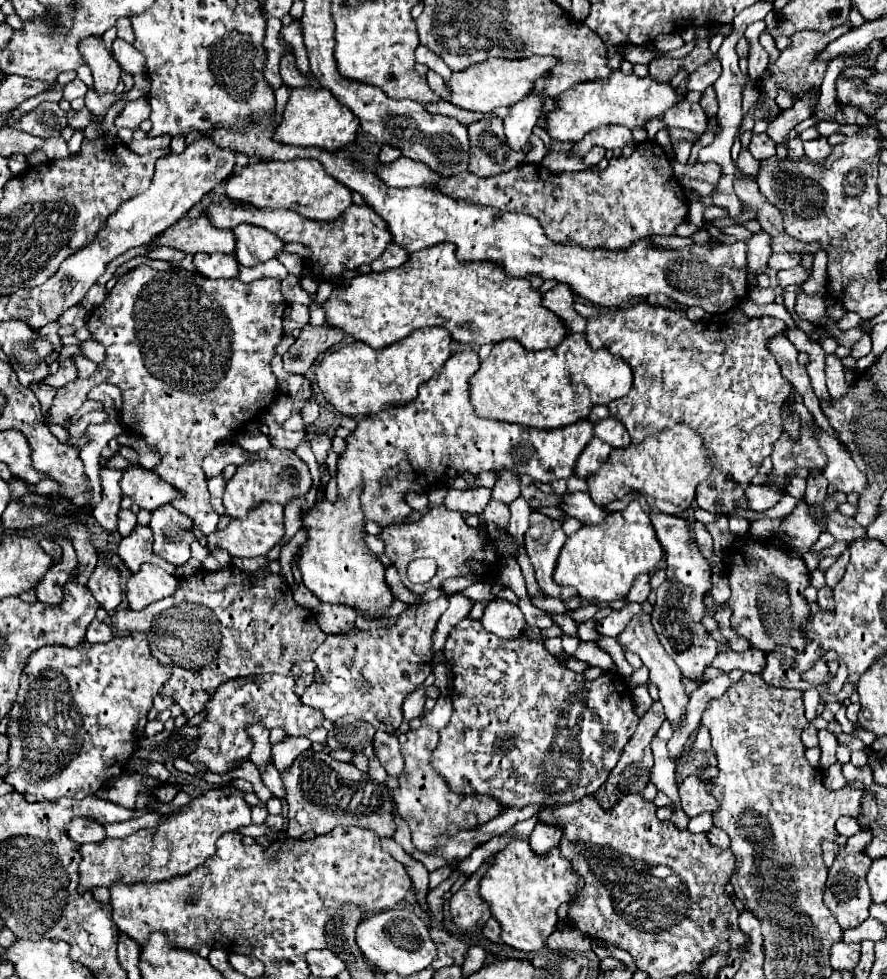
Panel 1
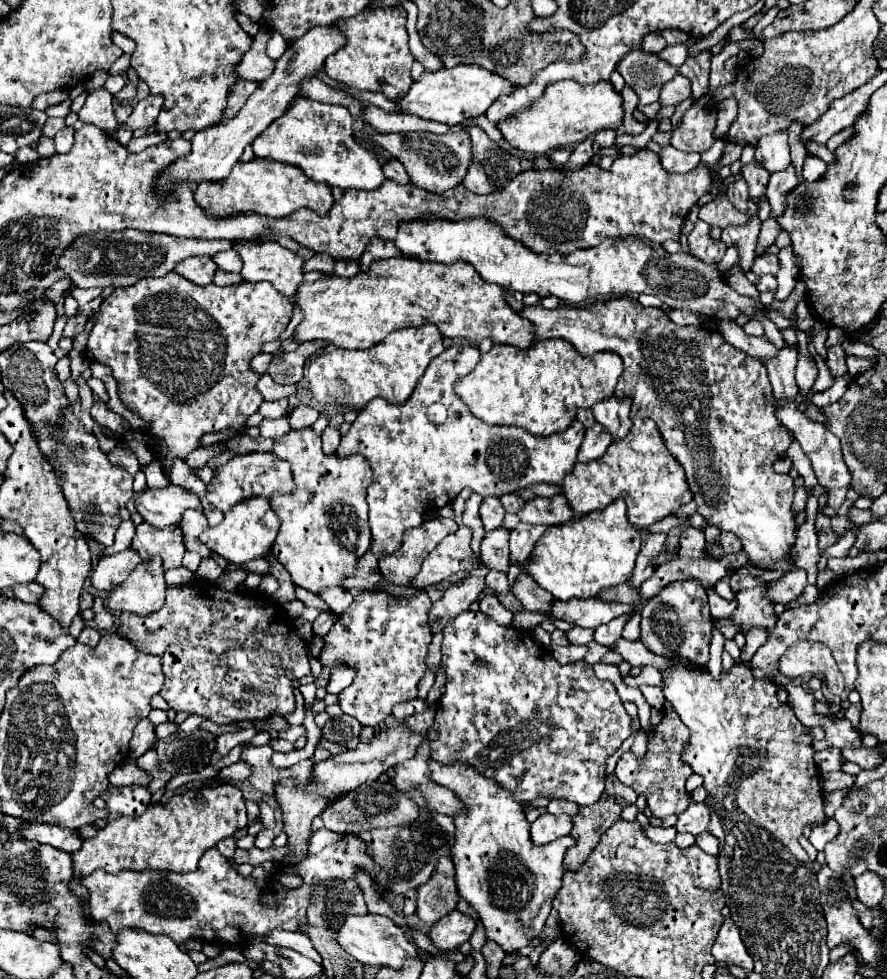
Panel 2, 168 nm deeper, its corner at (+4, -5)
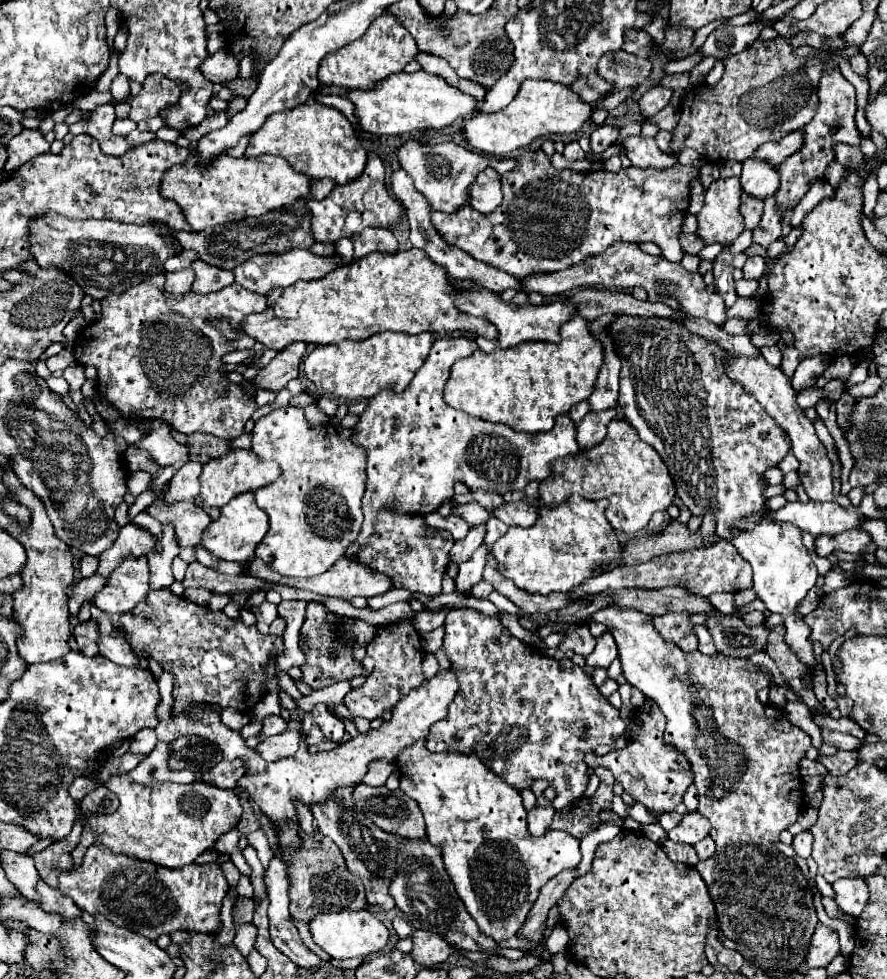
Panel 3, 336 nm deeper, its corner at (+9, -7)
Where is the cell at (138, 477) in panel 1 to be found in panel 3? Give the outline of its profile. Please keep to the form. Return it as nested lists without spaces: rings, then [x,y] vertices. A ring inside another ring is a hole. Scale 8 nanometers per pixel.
[[[161,500],[161,506],[151,506],[149,512],[159,522],[171,522],[175,526],[175,534],[179,538],[179,558],[185,562],[195,562],[195,548],[201,546],[201,534],[211,524],[211,518],[189,502],[177,502],[177,504],[165,504]]]

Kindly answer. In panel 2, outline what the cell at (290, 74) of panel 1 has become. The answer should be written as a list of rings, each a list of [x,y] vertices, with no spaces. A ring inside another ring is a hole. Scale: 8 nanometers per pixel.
[[[260,30],[254,38],[252,48],[242,56],[236,74],[242,80],[266,80],[274,72],[274,60],[266,54],[266,44],[270,40],[268,30]]]

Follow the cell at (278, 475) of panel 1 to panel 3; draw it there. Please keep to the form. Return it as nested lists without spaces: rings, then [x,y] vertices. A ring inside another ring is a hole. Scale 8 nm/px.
[[[231,450],[225,456],[219,456],[217,460],[209,460],[203,464],[201,472],[201,498],[205,506],[215,506],[221,508],[225,506],[233,496],[243,494],[243,492],[255,492],[257,488],[263,488],[271,482],[275,482],[281,476],[281,468],[277,466],[275,460],[263,460],[255,456],[251,450]]]

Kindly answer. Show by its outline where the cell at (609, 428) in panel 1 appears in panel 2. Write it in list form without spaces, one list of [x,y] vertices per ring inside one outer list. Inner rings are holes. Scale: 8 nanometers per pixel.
[[[610,398],[604,402],[598,402],[592,406],[596,422],[612,436],[612,440],[624,438],[630,432],[632,420],[630,420],[630,398],[618,400]]]

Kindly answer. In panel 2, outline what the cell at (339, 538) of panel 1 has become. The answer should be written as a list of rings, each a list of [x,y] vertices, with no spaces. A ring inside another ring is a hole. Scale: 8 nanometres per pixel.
[[[312,428],[290,430],[290,434],[276,440],[272,452],[292,464],[296,484],[292,494],[274,494],[270,498],[272,510],[282,520],[272,552],[296,586],[314,594],[342,586],[346,578],[356,574],[358,560],[370,548],[366,488],[372,484],[372,470],[368,460],[360,454],[348,458],[326,456]]]

